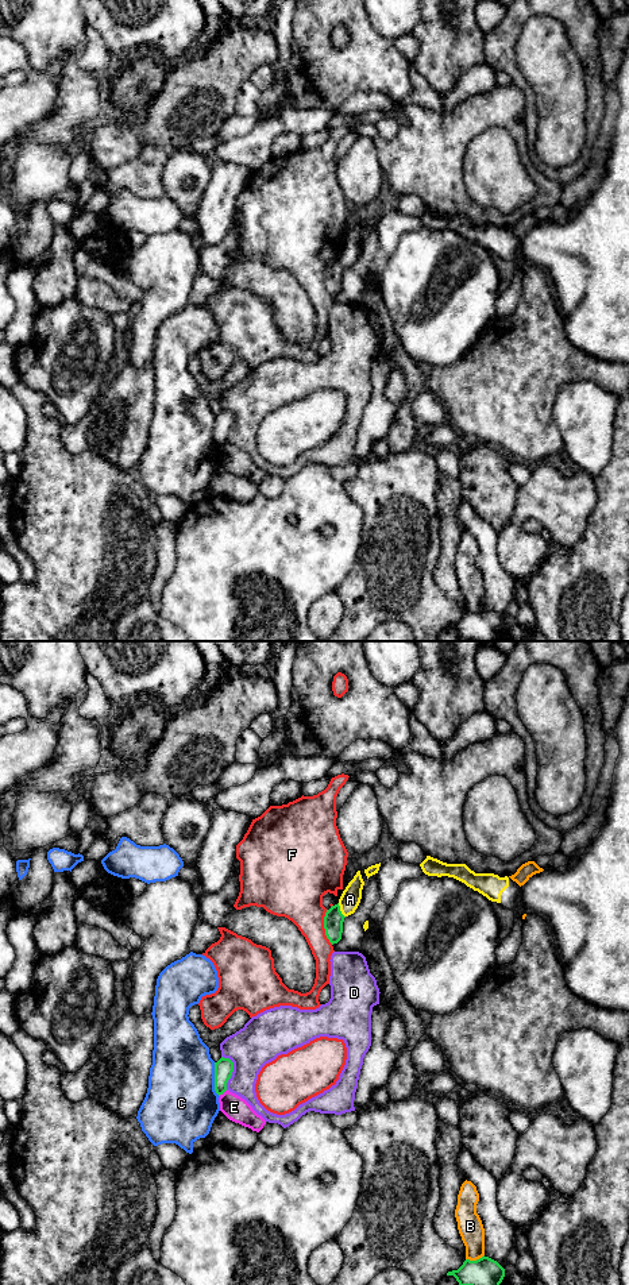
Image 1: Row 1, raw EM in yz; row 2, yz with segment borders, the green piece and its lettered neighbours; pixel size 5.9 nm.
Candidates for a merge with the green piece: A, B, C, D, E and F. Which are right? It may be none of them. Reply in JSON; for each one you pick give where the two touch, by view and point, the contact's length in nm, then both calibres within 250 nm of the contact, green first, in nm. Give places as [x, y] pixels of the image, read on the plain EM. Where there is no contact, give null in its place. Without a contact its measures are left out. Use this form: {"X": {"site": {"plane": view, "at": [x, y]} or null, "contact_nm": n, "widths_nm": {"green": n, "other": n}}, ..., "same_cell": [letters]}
{"same_cell": []}

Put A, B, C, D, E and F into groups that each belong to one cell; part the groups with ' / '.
A / B / C / D / E / F

